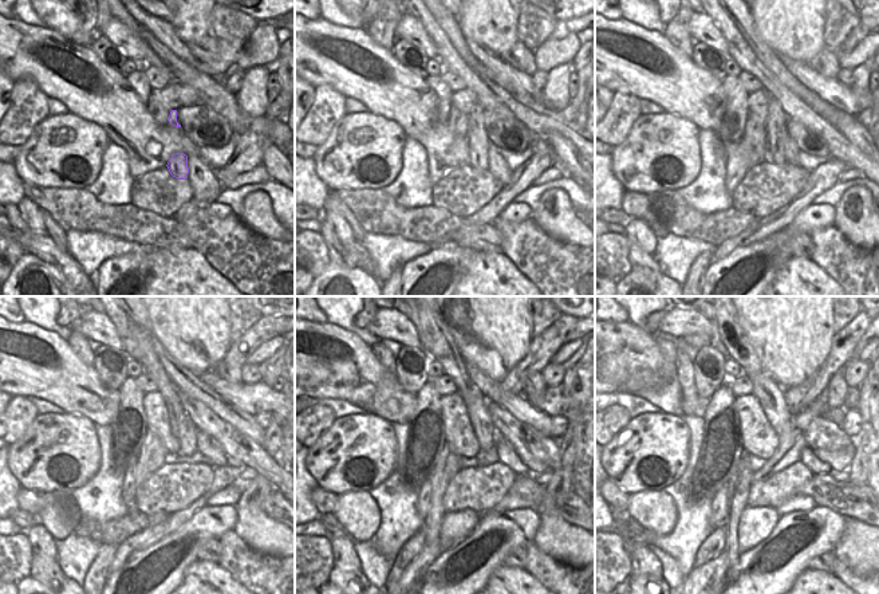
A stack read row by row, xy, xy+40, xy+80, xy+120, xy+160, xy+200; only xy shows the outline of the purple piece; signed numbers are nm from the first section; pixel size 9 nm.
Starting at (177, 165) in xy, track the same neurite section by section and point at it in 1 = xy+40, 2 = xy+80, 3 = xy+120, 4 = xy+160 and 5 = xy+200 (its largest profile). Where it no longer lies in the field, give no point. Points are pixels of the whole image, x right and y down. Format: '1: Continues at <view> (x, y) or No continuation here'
1: Continues at xy+40 (477, 140)
2: Continues at xy+80 (776, 124)
3: Continues at xy+120 (137, 339)
4: Continues at xy+160 (433, 333)
5: Continues at xy+200 (733, 338)

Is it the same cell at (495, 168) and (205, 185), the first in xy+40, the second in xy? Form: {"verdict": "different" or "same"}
{"verdict": "same"}

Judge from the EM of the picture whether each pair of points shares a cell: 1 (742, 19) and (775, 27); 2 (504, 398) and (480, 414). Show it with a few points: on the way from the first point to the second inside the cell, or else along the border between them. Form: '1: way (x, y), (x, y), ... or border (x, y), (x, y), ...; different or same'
1: border (751, 14), (757, 32), (771, 48); different
2: border (472, 381), (485, 398); different

